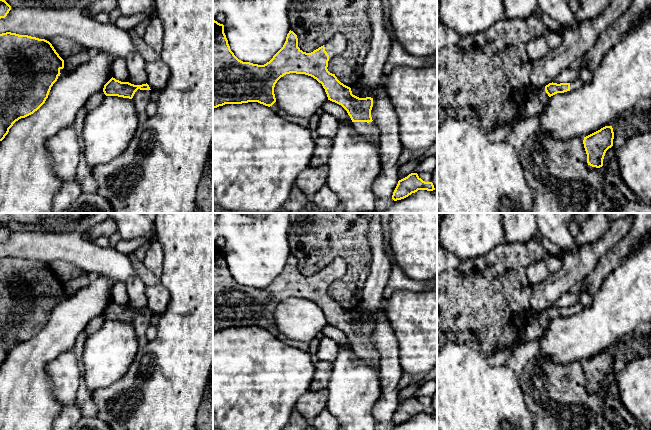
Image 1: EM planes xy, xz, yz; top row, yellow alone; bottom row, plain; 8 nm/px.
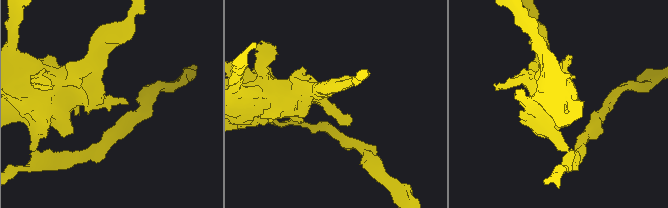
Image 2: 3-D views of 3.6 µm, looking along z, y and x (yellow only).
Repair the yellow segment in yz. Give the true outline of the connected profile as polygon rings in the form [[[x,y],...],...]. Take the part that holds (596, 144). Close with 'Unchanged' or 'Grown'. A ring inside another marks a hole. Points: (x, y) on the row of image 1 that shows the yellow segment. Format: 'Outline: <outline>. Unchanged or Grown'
Outline: [[[605,126],[584,137],[583,144],[587,154],[588,165],[596,168],[603,166],[605,153],[613,146],[613,139],[614,132],[612,126]]]. Unchanged

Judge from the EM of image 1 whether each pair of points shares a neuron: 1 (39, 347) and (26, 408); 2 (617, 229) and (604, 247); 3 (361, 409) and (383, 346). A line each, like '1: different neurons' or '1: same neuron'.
1: same neuron
2: same neuron
3: different neurons

